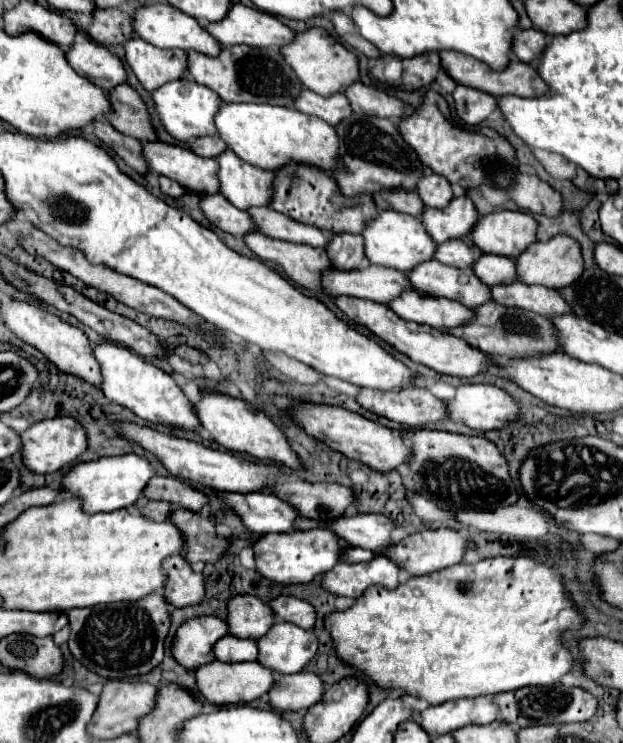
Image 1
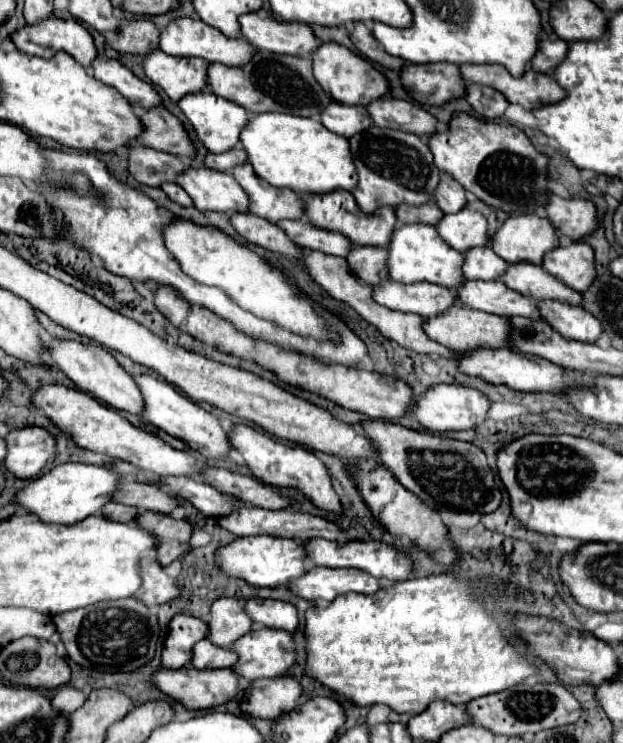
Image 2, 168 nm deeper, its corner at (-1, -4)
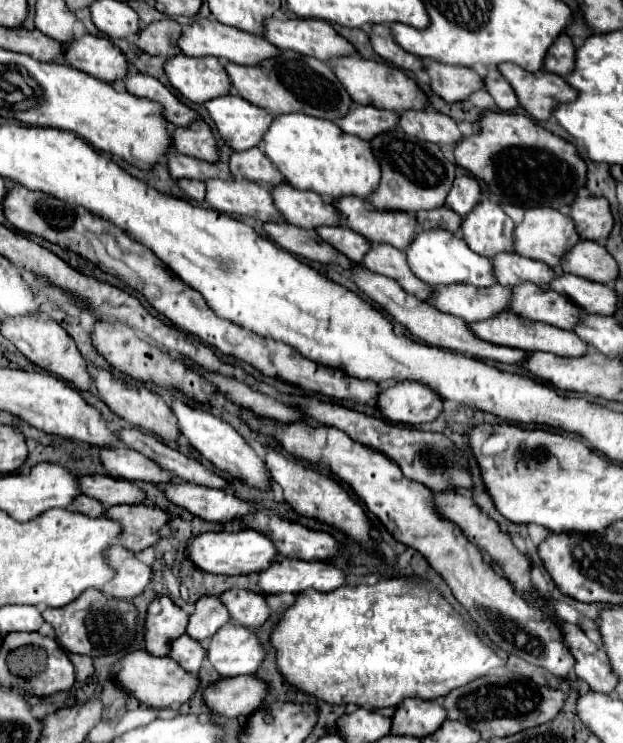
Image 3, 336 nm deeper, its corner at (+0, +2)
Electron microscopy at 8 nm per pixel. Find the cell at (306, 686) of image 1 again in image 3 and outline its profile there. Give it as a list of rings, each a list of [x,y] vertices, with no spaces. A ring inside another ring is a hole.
[[[237,676],[237,678],[221,678],[213,686],[209,686],[203,696],[207,706],[211,706],[217,714],[227,718],[251,716],[257,706],[265,704],[269,686],[265,680],[257,676]]]

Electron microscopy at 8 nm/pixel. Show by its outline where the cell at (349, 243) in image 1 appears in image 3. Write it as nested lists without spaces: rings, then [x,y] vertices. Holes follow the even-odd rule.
[[[371,244],[371,250],[363,256],[361,262],[367,270],[373,270],[375,274],[383,274],[387,278],[393,278],[399,286],[403,286],[405,292],[425,300],[429,298],[431,288],[421,282],[407,266],[405,254],[389,244]]]

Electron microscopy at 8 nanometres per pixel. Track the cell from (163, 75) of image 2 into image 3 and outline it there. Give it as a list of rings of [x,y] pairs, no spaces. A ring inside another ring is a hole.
[[[177,54],[165,60],[165,74],[171,86],[187,100],[203,104],[211,98],[229,94],[231,82],[215,56],[193,58]]]

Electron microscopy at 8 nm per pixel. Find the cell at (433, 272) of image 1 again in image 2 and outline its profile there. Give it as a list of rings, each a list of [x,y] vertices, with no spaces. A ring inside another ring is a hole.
[[[468,280],[464,288],[456,290],[458,300],[464,306],[472,306],[476,310],[500,316],[526,316],[532,320],[542,320],[540,310],[532,298],[510,290],[504,282],[484,282],[484,280]]]

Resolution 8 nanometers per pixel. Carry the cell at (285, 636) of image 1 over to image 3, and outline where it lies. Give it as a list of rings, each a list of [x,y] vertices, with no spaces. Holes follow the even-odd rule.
[[[233,622],[211,638],[207,654],[221,676],[255,674],[265,656],[267,650],[261,644],[261,638],[253,630]]]

